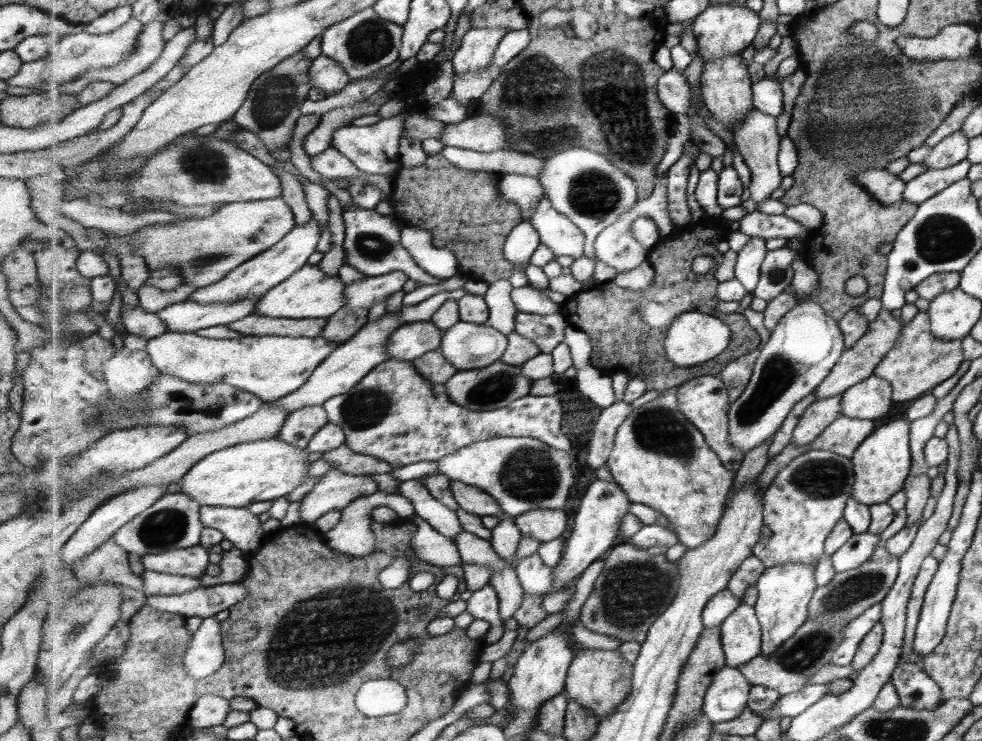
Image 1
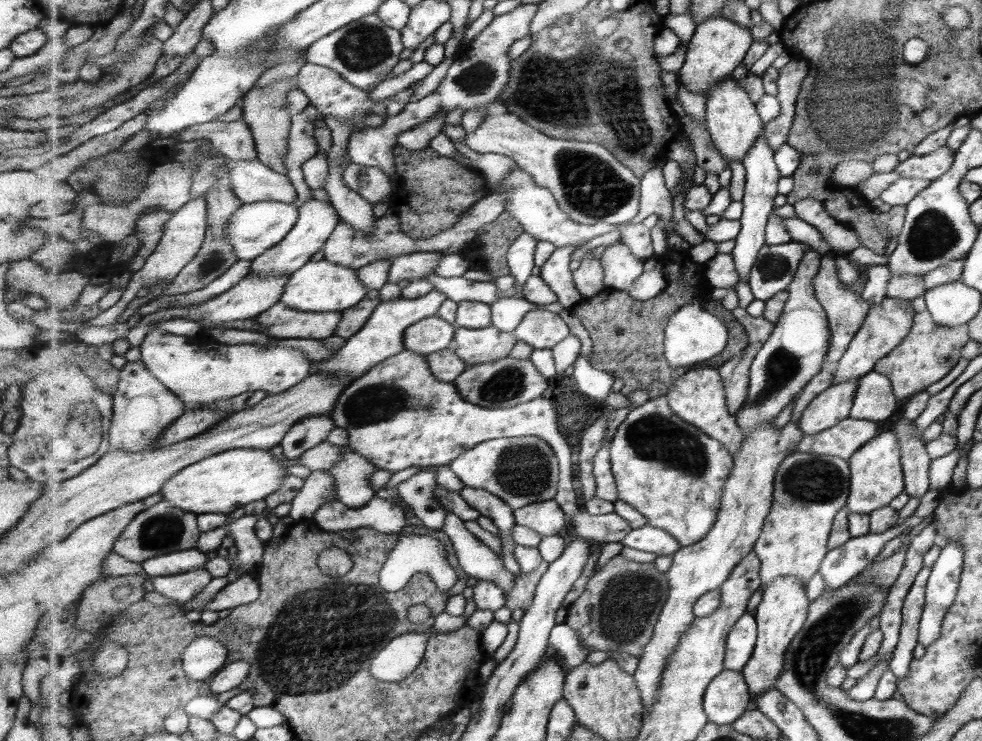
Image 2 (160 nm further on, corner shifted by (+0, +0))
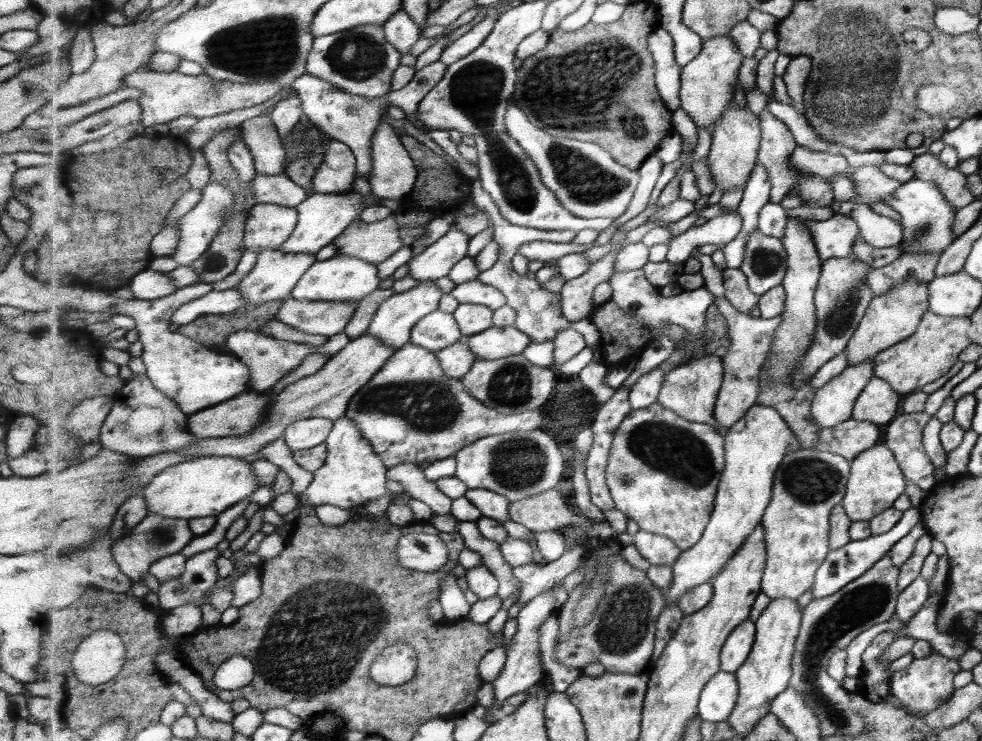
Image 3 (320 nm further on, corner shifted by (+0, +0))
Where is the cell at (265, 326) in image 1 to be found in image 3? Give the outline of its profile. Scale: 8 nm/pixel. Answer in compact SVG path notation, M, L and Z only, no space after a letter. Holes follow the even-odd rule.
M289 296L284 300L283 306L279 309L276 320L307 334L320 334L327 337L335 336L335 334L346 330L346 326L355 314L357 305L358 303L339 300L297 300Z

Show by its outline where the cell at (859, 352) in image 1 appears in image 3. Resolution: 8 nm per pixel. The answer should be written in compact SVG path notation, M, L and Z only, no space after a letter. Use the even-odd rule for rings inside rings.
M904 280L882 295L874 295L865 314L858 322L857 330L850 336L845 346L847 365L861 363L865 359L873 359L879 351L893 347L895 343L901 342L915 332L923 313L928 311L926 285L916 280Z

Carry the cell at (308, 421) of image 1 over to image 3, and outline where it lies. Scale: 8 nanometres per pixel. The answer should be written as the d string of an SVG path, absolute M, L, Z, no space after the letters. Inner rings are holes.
M309 417L290 424L283 439L287 442L289 450L295 453L326 442L333 427L334 420Z

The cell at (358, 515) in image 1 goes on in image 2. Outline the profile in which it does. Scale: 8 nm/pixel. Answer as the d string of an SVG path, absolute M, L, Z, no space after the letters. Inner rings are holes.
M336 426L327 437L327 442L343 449L341 462L329 470L335 477L337 500L355 510L367 506L376 496L371 485L371 477L377 467L365 456L351 450L346 428Z

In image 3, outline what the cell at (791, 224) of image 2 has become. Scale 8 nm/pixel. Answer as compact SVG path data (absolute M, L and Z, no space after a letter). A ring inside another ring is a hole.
M839 213L829 220L805 220L803 223L809 227L823 262L845 258L858 238L855 221Z

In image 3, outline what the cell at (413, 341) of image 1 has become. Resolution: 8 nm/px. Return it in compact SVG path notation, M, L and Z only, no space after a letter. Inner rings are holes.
M439 308L424 316L413 327L410 342L436 353L462 338L462 330L454 314L443 312Z

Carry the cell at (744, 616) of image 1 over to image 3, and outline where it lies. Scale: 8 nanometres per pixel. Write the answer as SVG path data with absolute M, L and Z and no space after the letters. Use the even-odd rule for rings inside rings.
M747 619L731 632L722 650L722 670L736 673L754 648L756 622Z

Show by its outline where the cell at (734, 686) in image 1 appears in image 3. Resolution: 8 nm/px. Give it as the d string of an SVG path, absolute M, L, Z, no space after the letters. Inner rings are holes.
M719 671L702 690L700 718L707 722L728 722L737 707L739 695L736 673Z

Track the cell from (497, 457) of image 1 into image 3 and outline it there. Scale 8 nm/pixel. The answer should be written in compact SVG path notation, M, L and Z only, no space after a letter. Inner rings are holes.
M543 429L533 432L507 432L487 436L459 451L456 476L469 489L486 488L503 496L511 503L543 494L555 488L565 474L565 458L553 436Z

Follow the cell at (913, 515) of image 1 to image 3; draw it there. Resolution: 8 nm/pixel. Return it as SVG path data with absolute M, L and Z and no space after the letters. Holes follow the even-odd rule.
M923 411L900 413L885 428L885 446L894 454L903 478L925 491L935 484L934 467L921 445L921 429L929 419Z

